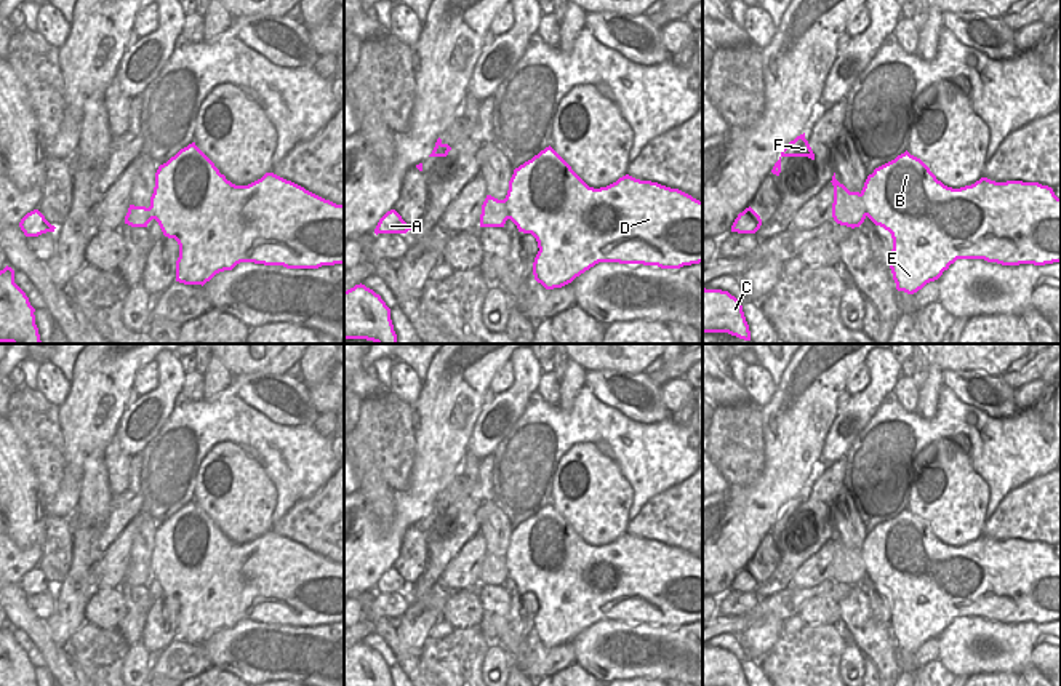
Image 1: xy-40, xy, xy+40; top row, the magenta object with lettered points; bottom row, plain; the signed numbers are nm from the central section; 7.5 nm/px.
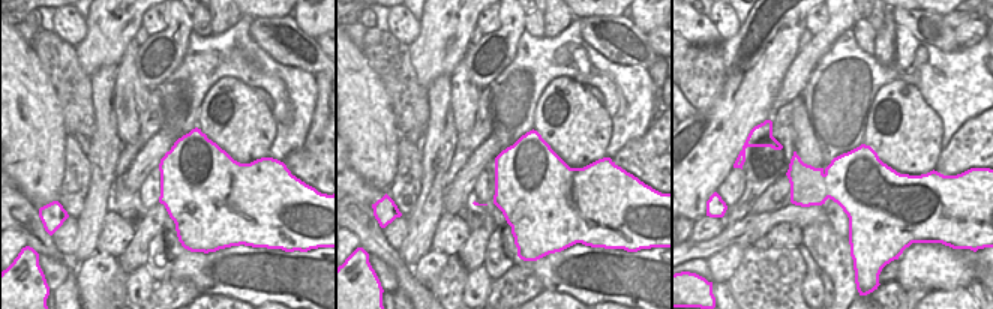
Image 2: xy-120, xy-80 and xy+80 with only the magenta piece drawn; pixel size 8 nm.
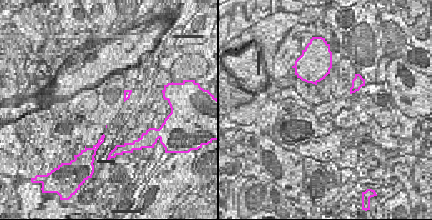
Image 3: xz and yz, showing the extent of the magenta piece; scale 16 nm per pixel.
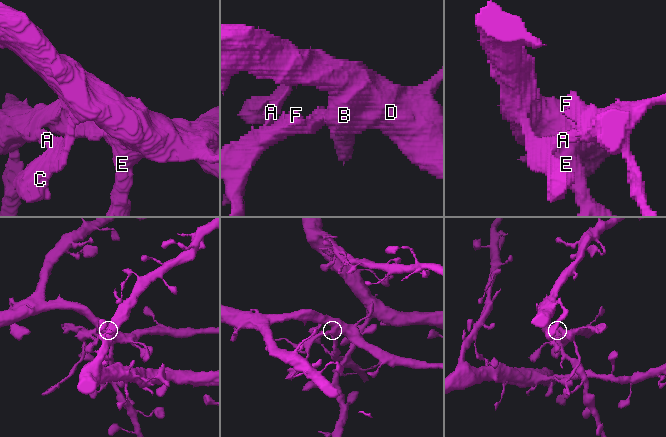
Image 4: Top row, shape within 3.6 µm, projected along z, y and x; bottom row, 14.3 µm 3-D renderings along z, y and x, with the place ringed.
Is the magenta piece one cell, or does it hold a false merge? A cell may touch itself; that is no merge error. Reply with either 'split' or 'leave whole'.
split

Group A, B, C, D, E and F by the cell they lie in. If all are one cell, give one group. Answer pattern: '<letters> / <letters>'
A B C D E / F

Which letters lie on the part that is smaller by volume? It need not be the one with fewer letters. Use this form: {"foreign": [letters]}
{"foreign": ["F"]}

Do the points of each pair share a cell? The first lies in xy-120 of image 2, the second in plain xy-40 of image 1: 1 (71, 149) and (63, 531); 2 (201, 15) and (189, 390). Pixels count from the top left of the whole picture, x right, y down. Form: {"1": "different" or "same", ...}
{"1": "same", "2": "same"}

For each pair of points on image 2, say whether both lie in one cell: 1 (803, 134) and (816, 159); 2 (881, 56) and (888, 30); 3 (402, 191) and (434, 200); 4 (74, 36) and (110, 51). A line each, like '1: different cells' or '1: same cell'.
1: same cell
2: same cell
3: different cells
4: different cells

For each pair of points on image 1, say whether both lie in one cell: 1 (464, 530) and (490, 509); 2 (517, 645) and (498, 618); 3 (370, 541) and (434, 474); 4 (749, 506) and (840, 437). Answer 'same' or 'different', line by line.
1: different
2: same
3: same
4: different

